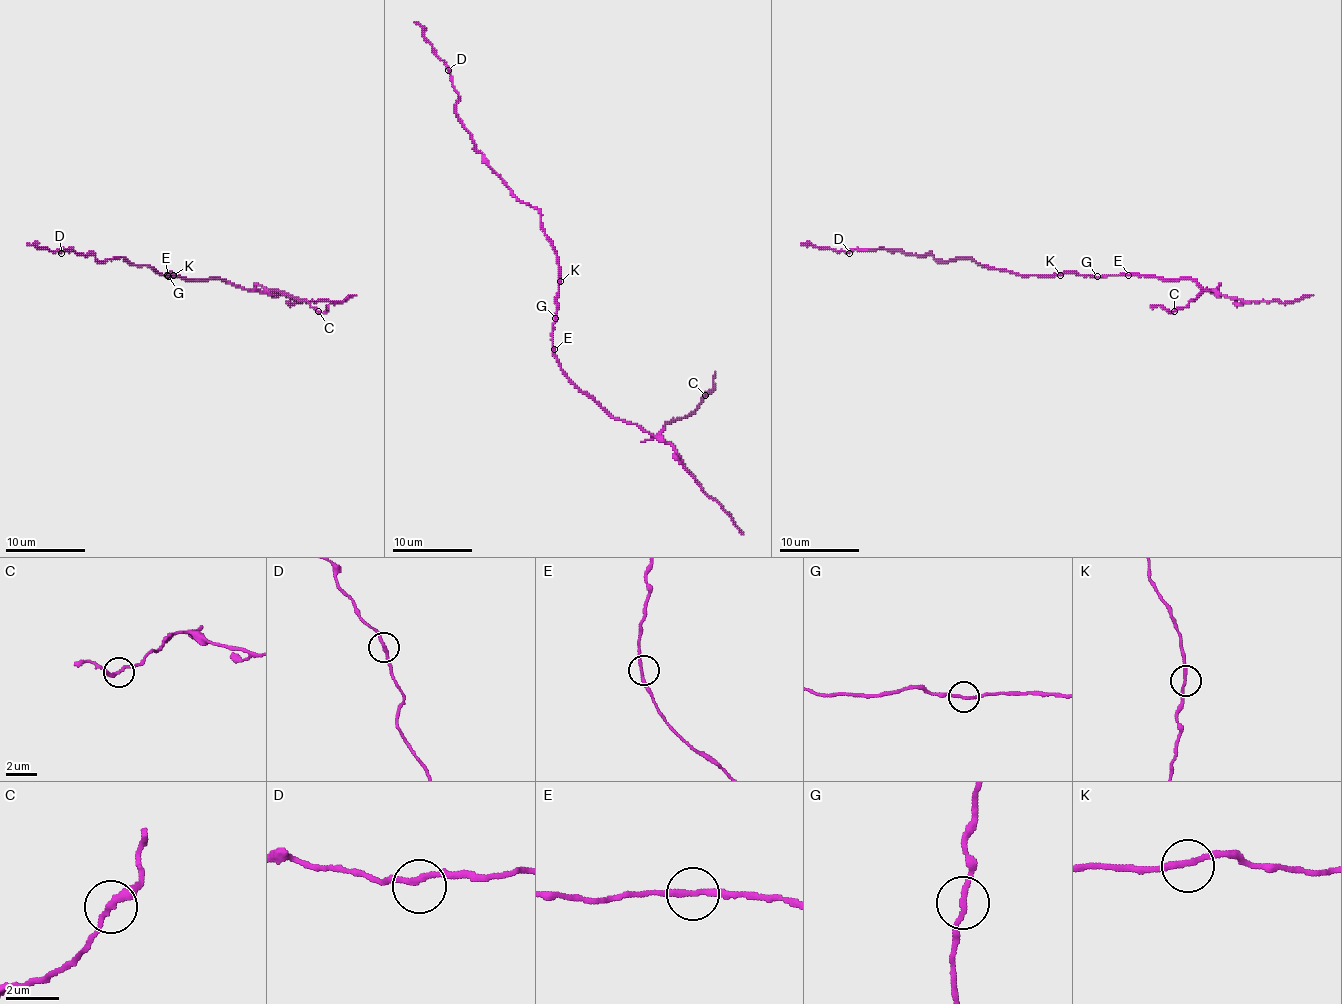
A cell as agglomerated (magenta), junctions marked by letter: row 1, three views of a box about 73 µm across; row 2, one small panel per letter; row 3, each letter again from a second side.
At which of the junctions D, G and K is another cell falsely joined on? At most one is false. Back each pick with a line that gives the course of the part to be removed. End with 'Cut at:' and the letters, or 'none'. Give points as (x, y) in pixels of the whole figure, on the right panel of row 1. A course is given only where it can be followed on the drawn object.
G: (1096, 277), (1148, 275), (1162, 279), (1193, 279), (1203, 289), (1247, 301), (1293, 303), (1313, 295)
Cut at: G

